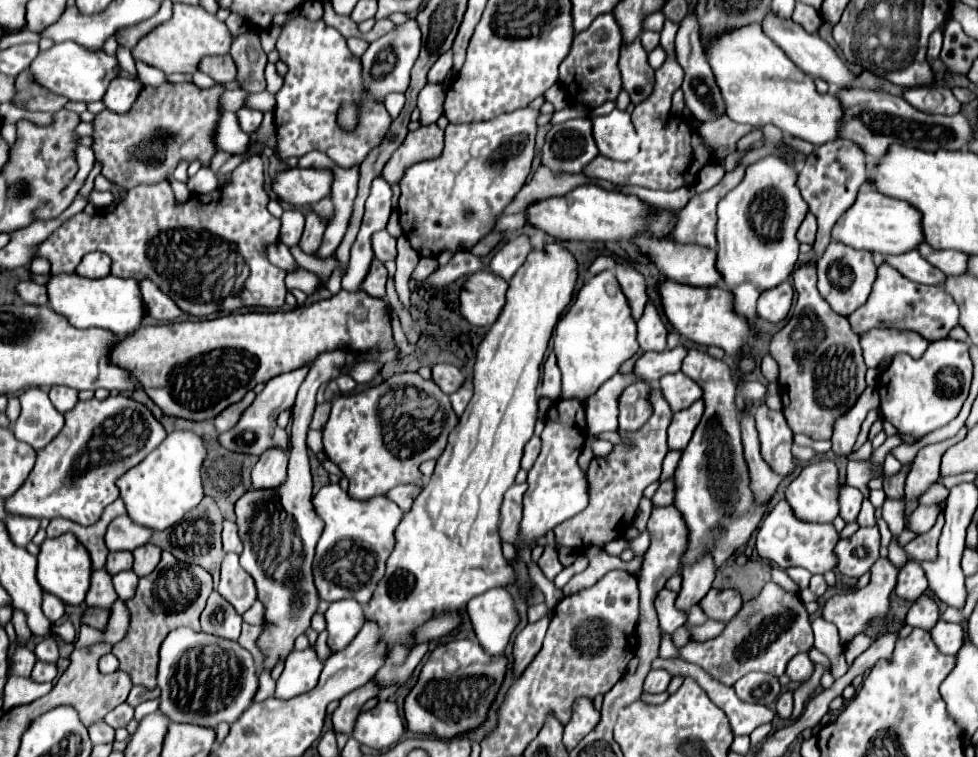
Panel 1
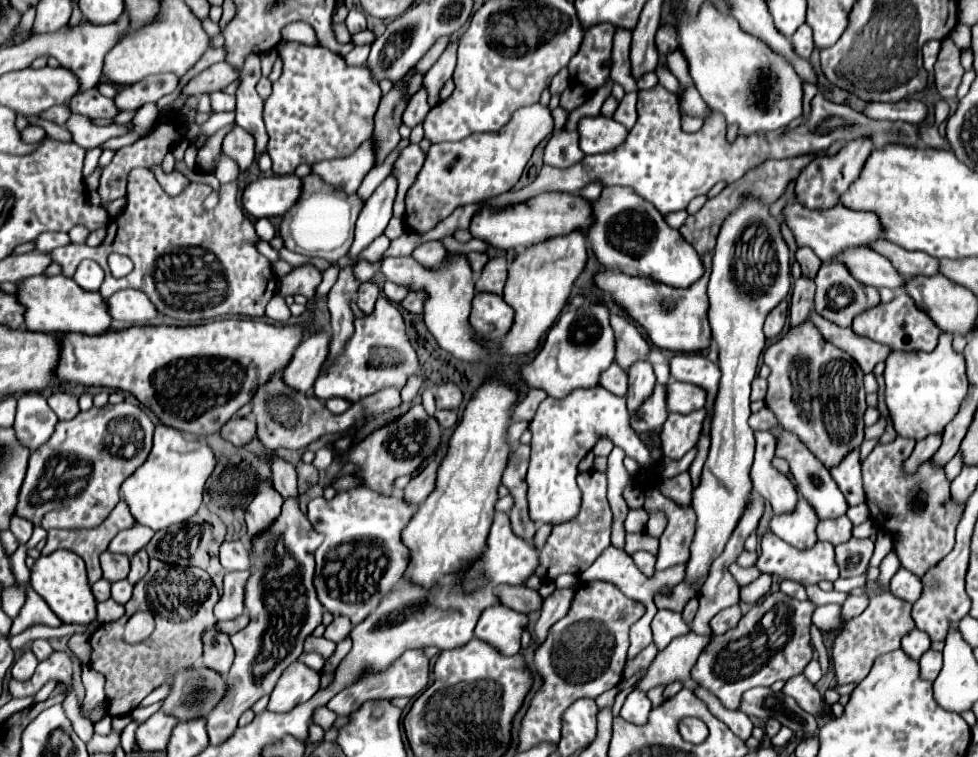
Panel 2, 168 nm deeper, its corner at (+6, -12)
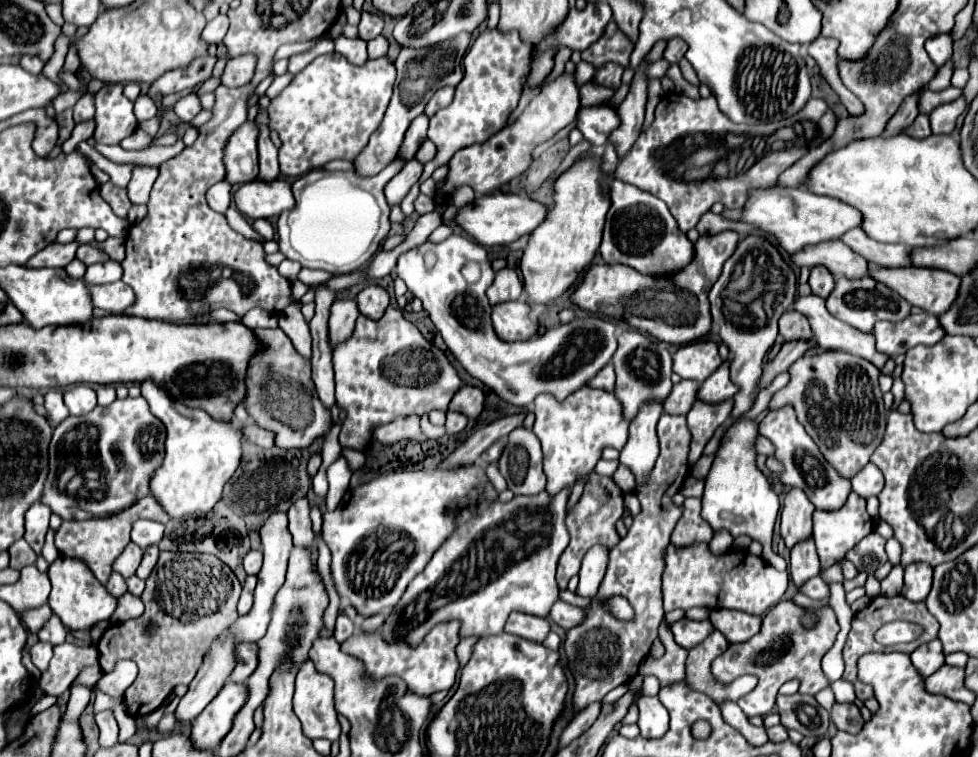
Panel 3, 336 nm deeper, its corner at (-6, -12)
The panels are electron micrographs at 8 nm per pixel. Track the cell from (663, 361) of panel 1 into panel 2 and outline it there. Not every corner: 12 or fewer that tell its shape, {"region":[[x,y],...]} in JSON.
{"region":[[611,364],[599,376],[599,386],[627,394],[627,372]]}

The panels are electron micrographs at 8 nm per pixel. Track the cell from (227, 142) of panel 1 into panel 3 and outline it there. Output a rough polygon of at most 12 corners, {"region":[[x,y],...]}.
{"region":[[221,180],[207,192],[215,212],[225,212],[231,202],[231,182]]}

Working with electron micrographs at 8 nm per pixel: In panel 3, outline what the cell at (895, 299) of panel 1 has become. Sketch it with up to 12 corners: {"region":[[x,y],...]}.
{"region":[[927,312],[899,324],[875,324],[877,350],[895,358],[917,344],[941,342],[945,330]]}

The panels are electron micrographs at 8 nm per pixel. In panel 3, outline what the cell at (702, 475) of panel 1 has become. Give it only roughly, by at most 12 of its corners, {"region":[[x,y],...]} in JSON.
{"region":[[699,340],[673,354],[673,372],[705,382],[723,360],[717,344]]}

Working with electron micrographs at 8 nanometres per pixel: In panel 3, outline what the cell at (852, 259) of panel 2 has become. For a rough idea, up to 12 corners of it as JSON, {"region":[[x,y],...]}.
{"region":[[823,242],[793,254],[797,266],[827,266],[833,276],[865,278],[873,270],[847,244]]}

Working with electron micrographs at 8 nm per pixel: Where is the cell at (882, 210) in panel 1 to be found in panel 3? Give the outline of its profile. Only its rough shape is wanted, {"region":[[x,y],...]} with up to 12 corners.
{"region":[[771,186],[751,192],[743,222],[795,254],[861,228],[837,198]]}

